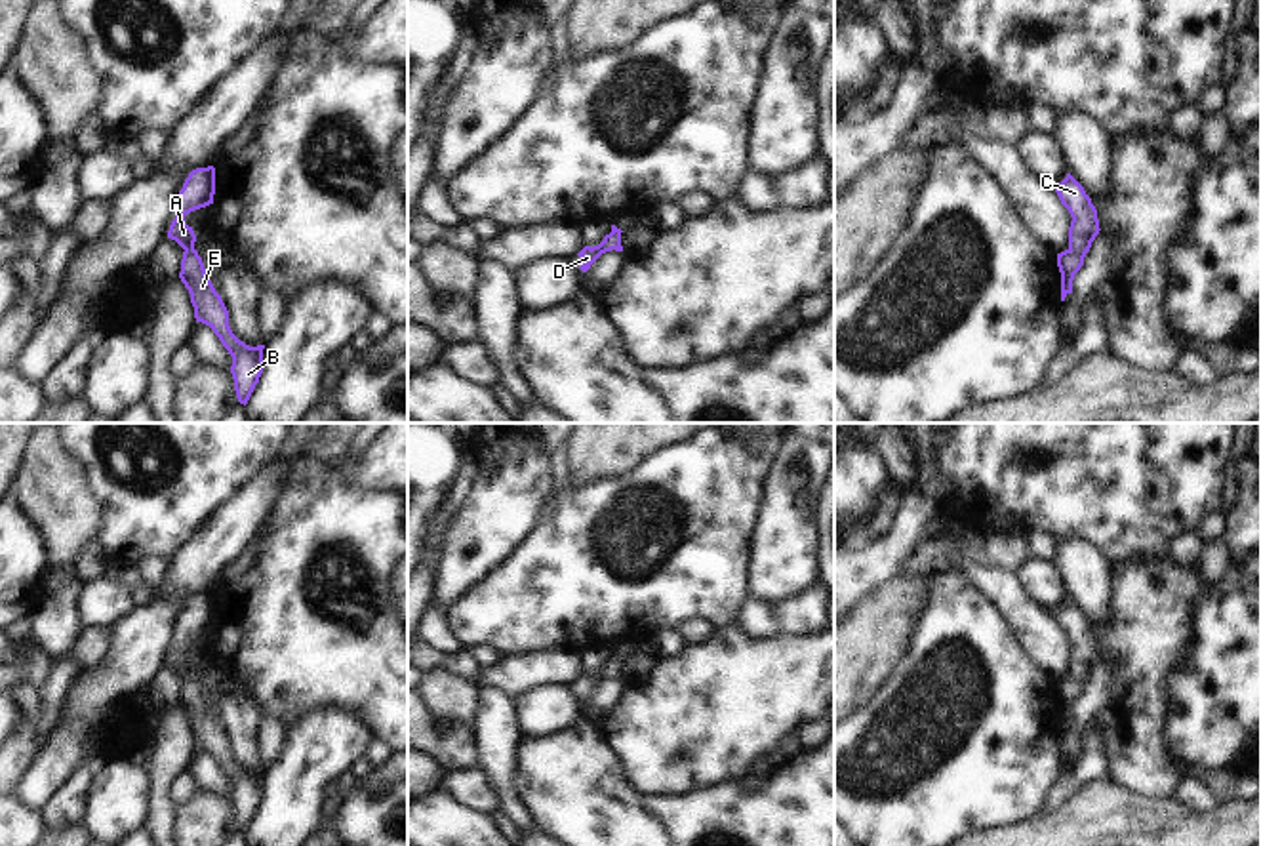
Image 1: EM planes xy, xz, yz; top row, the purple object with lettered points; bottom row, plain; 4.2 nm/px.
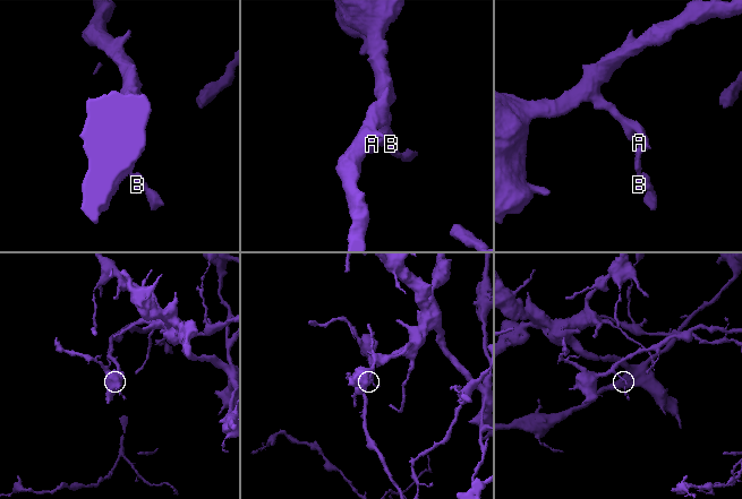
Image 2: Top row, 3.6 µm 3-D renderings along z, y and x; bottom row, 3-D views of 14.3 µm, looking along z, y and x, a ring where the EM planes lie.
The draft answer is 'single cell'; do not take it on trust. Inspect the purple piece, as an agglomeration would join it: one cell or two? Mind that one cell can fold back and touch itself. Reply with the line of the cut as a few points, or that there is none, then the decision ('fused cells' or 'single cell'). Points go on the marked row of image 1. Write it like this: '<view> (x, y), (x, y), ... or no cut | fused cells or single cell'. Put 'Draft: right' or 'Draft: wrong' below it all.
no cut | single cell
Draft: right

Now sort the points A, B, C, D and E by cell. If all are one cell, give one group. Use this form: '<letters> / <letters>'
A B C D E

